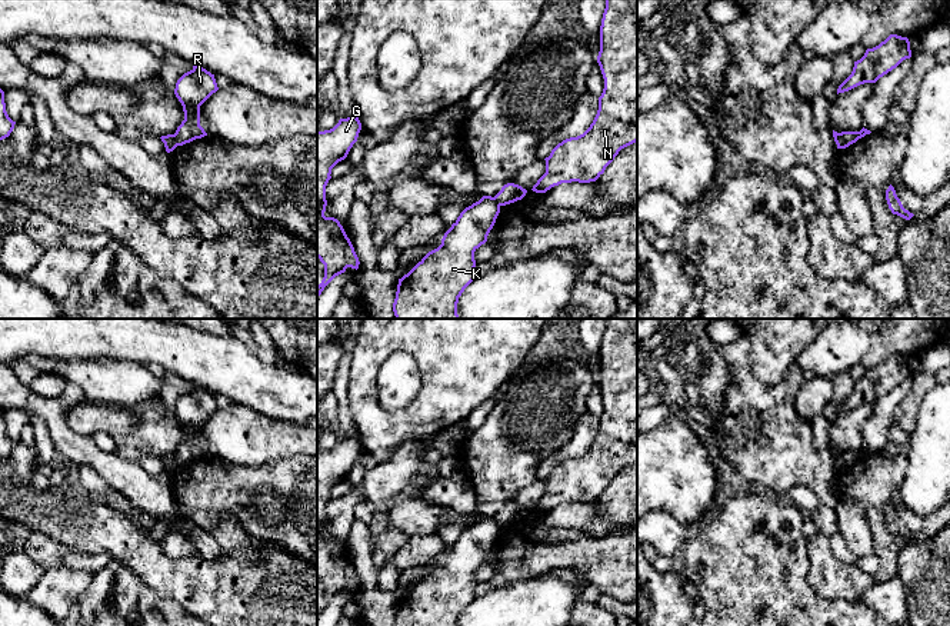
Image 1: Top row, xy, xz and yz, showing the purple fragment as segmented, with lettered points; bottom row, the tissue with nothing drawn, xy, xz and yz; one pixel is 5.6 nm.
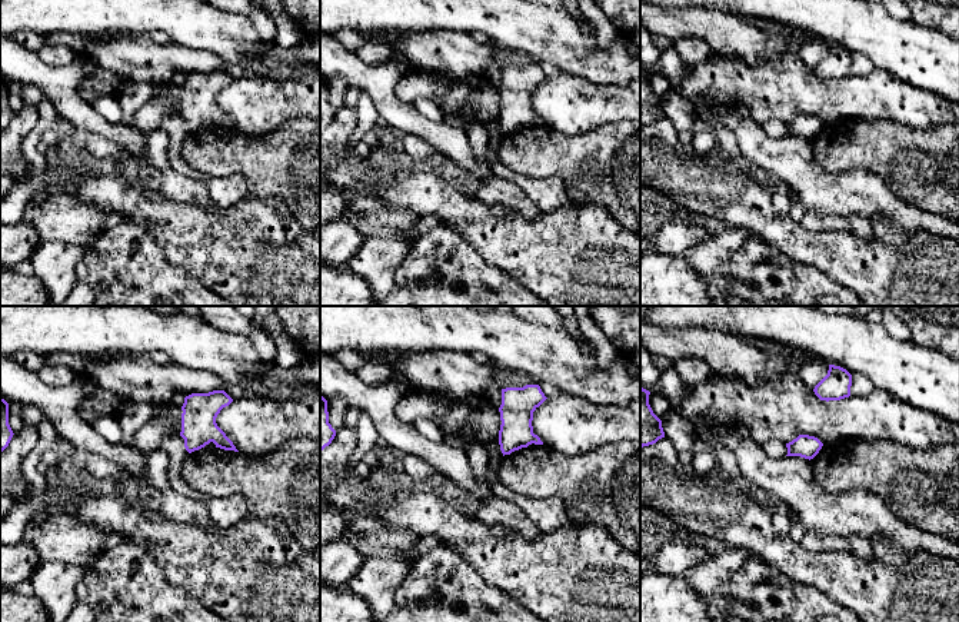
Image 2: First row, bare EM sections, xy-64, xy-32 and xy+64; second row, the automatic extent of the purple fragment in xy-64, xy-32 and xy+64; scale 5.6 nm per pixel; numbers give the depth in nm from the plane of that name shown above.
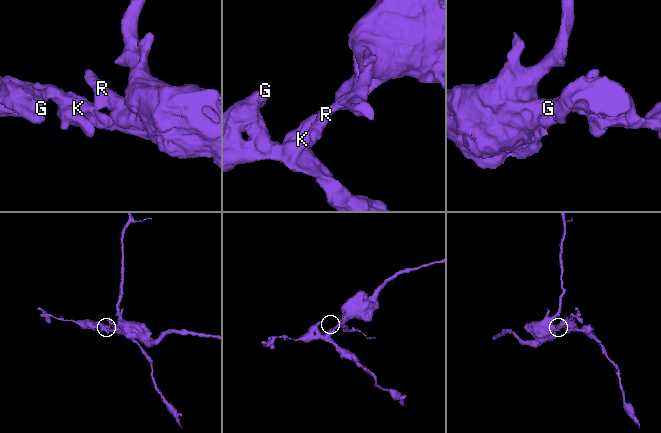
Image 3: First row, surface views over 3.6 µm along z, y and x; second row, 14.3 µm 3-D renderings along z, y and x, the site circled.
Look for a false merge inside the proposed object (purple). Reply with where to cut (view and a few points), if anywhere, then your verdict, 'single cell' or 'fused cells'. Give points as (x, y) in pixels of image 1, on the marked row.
cut in xy along (173, 135), (177, 145); fused cells

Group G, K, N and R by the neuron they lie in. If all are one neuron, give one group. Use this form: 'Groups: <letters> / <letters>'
Groups: G K / N R

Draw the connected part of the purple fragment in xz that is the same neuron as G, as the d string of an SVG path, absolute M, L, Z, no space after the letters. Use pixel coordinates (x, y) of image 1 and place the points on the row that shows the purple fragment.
M347 117L340 119L330 130L317 131L317 257L324 264L324 277L317 286L317 297L336 276L344 273L347 267L357 270L360 264L354 247L340 222L334 217L324 216L327 206L326 186L331 179L331 169L347 157L350 149L357 141L360 130L361 123L359 117Z

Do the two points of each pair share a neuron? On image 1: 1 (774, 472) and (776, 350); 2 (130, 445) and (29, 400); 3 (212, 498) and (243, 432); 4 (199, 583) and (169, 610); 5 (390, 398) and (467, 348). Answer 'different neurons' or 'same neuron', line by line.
1: different neurons
2: different neurons
3: different neurons
4: different neurons
5: different neurons

